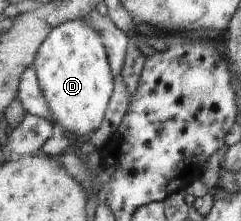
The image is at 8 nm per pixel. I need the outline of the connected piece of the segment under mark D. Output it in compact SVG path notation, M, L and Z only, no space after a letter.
M81 18L56 25L42 41L32 67L51 105L53 125L60 125L74 137L88 135L100 128L114 83L108 53L96 29Z

